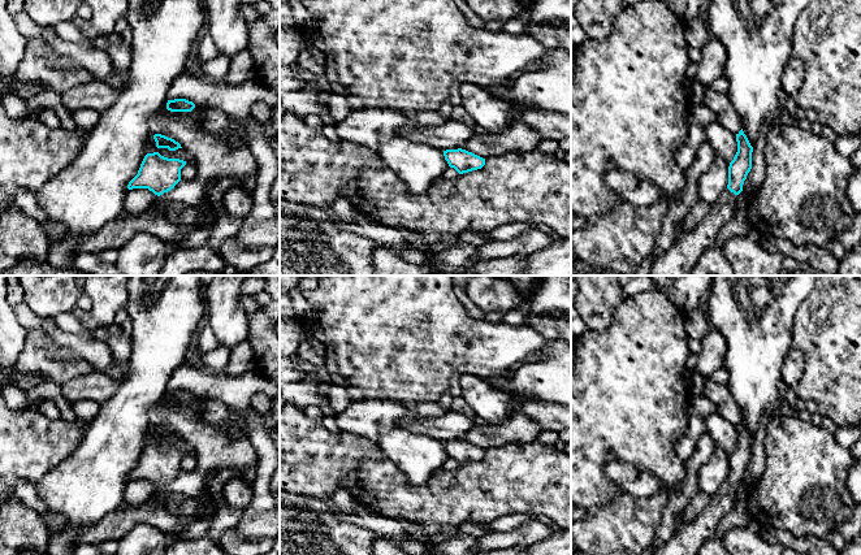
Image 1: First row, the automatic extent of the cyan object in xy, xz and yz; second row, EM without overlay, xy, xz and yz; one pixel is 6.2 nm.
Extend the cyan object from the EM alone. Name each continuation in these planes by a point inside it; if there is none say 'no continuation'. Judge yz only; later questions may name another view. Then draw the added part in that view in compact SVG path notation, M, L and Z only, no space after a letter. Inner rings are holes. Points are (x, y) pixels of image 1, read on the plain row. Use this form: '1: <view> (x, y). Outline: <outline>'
1: yz (687, 540). Outline: M724 480L708 506L689 523L682 524L653 555L696 555L702 543L717 537L724 515L735 506L737 486Z

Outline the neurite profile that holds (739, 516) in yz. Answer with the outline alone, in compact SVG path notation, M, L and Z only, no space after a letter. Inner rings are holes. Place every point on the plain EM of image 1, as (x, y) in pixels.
M736 500L732 510L723 516L718 530L717 537L722 537L722 534L730 529L747 526L752 521L752 517L748 512L747 504L743 500Z

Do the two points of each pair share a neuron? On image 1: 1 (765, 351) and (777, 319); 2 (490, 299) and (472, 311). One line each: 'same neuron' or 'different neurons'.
1: same neuron
2: different neurons

